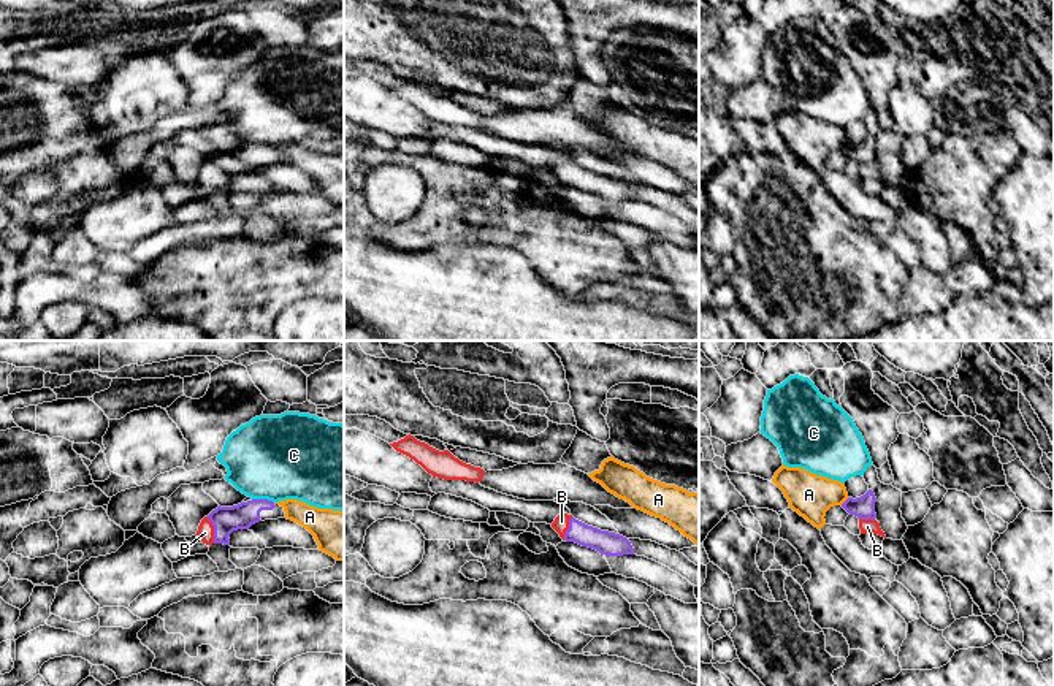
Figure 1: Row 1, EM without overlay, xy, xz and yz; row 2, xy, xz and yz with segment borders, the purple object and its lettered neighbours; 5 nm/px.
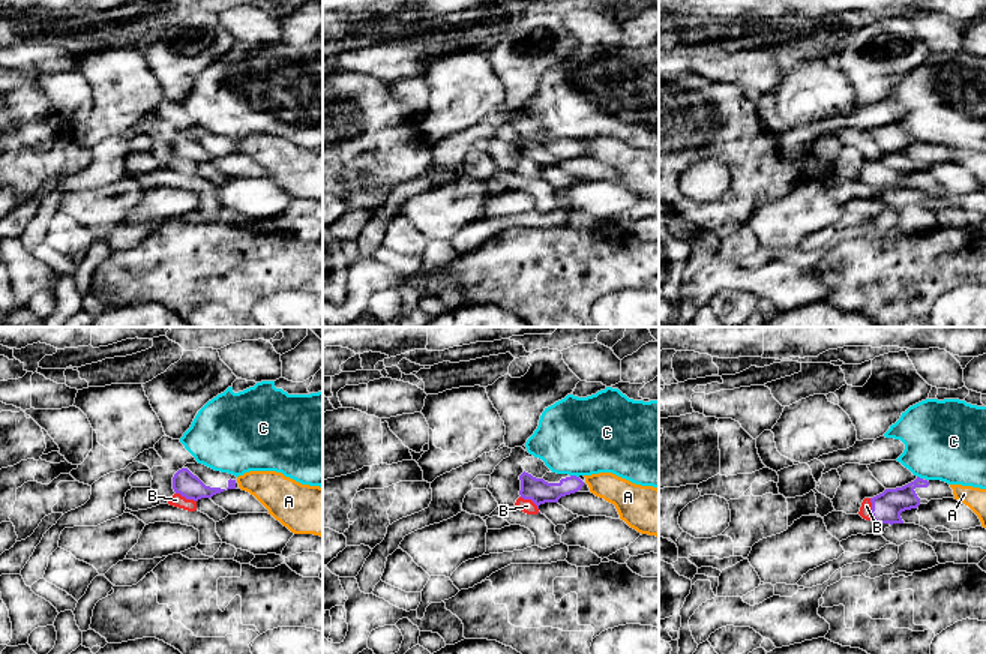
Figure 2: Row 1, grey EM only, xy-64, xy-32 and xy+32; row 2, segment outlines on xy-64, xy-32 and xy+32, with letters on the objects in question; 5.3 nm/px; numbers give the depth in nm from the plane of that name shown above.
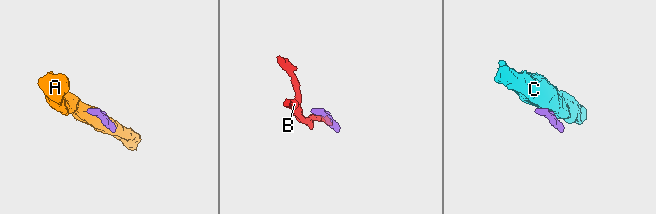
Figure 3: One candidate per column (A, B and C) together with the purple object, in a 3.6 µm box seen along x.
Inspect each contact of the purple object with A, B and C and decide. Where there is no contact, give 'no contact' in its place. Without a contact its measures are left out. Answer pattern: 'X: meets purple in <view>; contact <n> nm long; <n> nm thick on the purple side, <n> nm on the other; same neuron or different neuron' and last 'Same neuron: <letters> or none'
A: meets purple in yz; contact 60 nm long; 120 nm thick on the purple side, 220 nm on the other; different neuron
B: meets purple in xy; contact 140 nm long; 140 nm thick on the purple side, 90 nm on the other; same neuron
C: meets purple in xy; contact 110 nm long; 140 nm thick on the purple side, 440 nm on the other; different neuron
Same neuron: B

